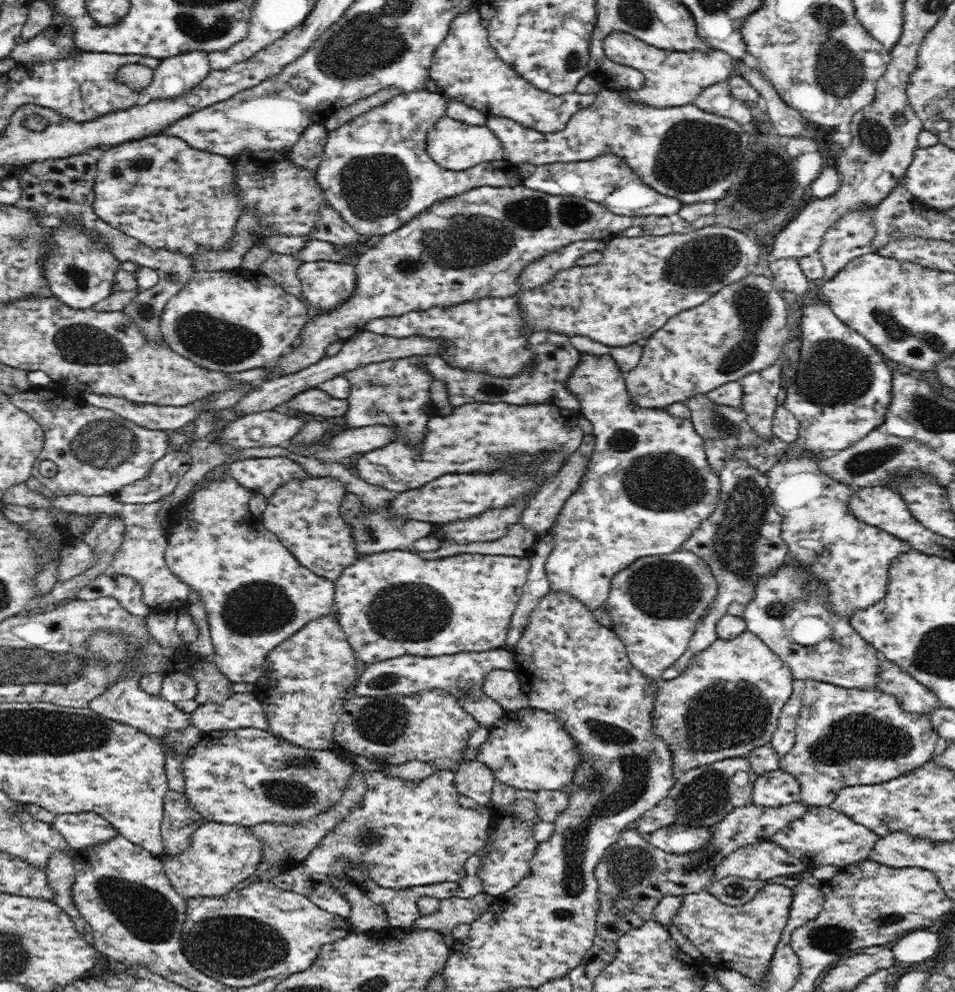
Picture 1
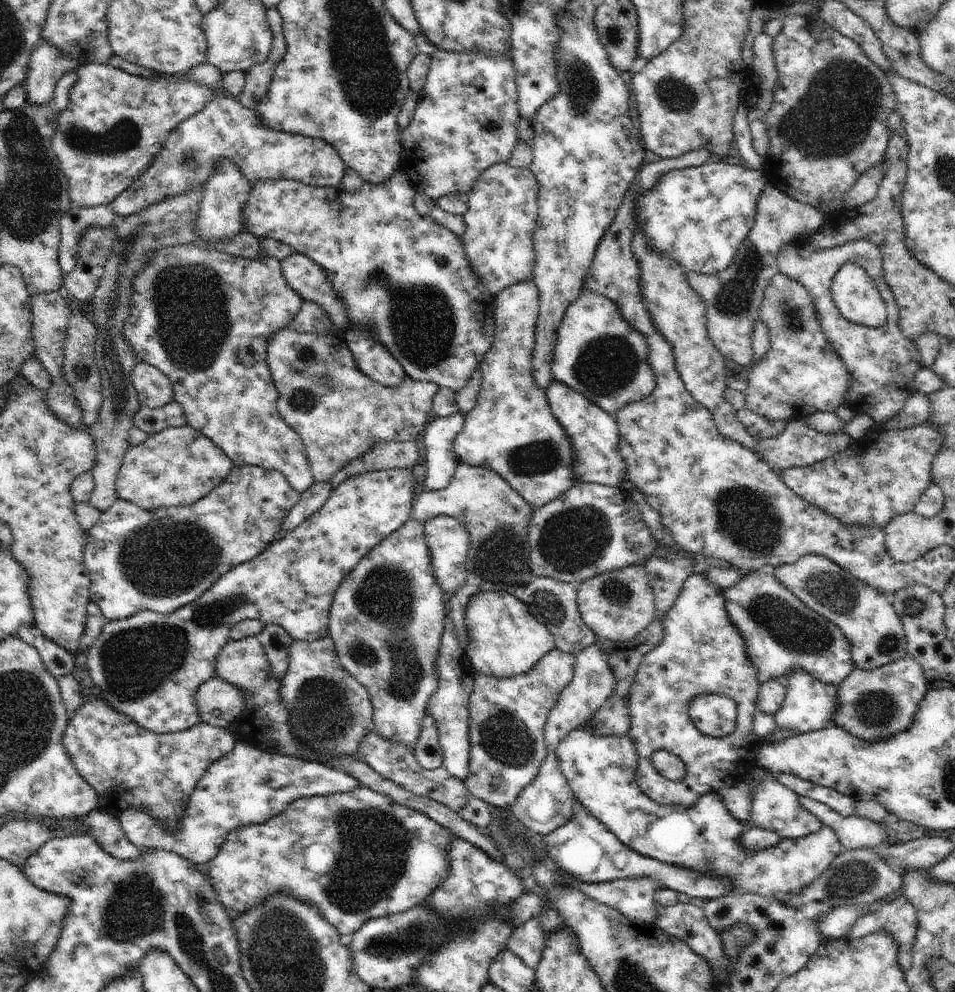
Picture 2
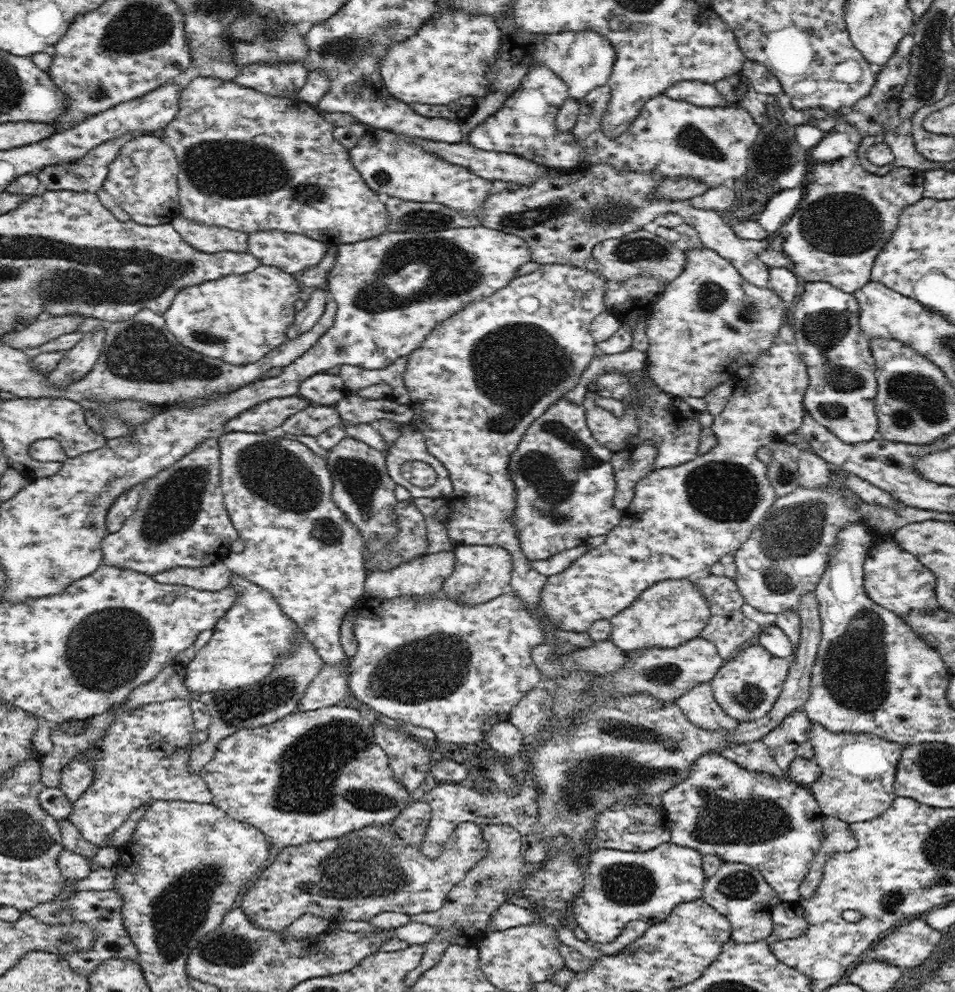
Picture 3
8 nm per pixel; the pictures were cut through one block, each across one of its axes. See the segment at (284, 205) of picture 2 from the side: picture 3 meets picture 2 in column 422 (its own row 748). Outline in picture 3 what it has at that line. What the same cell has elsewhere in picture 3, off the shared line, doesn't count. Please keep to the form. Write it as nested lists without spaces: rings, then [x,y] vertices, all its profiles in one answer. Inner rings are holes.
[[[344,705],[322,707],[316,711],[296,710],[272,724],[258,726],[258,728],[242,728],[242,730],[235,731],[234,734],[227,736],[218,743],[218,746],[215,747],[214,758],[206,763],[206,766],[201,770],[201,775],[212,794],[212,804],[225,810],[232,819],[260,829],[270,846],[282,849],[284,847],[295,847],[310,841],[335,839],[348,834],[348,832],[360,830],[362,827],[389,823],[405,810],[410,796],[408,788],[404,788],[404,785],[396,780],[394,773],[391,771],[388,755],[376,742],[372,723],[366,718],[362,718],[353,706]]]

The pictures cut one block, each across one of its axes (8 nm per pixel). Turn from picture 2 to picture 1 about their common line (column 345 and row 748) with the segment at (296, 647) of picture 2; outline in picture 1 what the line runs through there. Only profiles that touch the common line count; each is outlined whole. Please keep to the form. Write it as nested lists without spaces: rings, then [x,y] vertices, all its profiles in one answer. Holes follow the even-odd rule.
[[[748,629],[732,640],[717,638],[676,678],[657,680],[653,732],[671,750],[675,774],[747,755],[754,748],[770,744],[794,681],[788,664]]]

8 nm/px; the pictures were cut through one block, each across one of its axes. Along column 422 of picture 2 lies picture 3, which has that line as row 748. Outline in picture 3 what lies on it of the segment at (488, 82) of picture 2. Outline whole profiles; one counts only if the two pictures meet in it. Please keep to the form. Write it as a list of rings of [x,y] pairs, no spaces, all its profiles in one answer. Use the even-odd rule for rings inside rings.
[[[174,698],[166,701],[158,701],[152,704],[145,704],[145,706],[135,708],[131,711],[118,711],[118,706],[116,708],[110,707],[108,711],[113,711],[112,722],[107,726],[104,734],[86,750],[79,752],[75,758],[91,758],[93,760],[93,765],[96,770],[94,775],[94,780],[92,784],[79,798],[73,802],[73,809],[68,816],[70,822],[74,823],[74,826],[78,828],[78,831],[82,833],[82,836],[86,841],[96,845],[98,848],[106,847],[108,837],[119,827],[126,822],[126,819],[134,812],[134,809],[140,808],[142,804],[152,804],[155,800],[182,800],[186,802],[197,802],[198,804],[210,804],[212,802],[212,794],[206,785],[206,781],[202,778],[202,775],[196,774],[190,771],[188,768],[188,760],[190,758],[190,752],[193,751],[195,747],[192,744],[192,738],[194,734],[195,724],[193,717],[193,710],[191,709],[191,702],[184,700],[183,698]]]

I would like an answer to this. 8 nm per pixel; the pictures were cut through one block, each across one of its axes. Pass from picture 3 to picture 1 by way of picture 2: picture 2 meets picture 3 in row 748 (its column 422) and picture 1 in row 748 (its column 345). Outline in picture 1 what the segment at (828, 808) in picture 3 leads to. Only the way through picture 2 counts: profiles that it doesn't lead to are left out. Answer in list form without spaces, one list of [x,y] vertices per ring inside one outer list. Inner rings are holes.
[[[805,680],[801,711],[795,728],[795,743],[779,760],[779,769],[792,775],[801,788],[801,802],[810,807],[828,807],[842,788],[878,784],[912,772],[931,759],[938,738],[929,714],[906,712],[894,695],[880,689],[844,688],[824,681]]]

